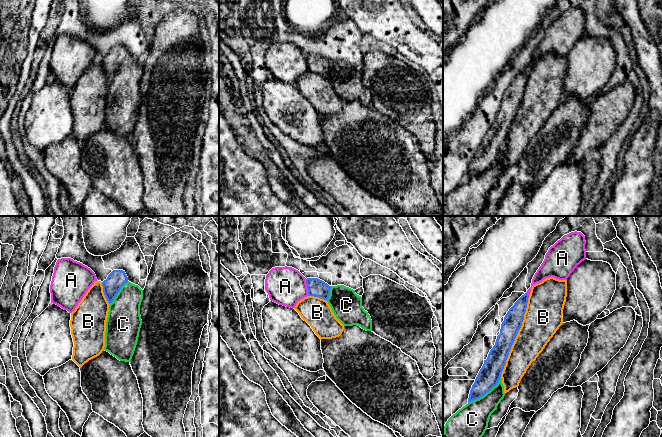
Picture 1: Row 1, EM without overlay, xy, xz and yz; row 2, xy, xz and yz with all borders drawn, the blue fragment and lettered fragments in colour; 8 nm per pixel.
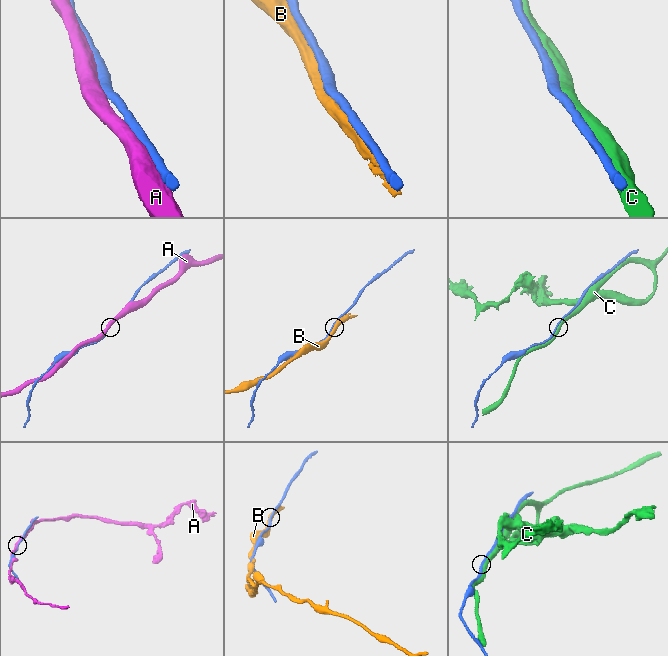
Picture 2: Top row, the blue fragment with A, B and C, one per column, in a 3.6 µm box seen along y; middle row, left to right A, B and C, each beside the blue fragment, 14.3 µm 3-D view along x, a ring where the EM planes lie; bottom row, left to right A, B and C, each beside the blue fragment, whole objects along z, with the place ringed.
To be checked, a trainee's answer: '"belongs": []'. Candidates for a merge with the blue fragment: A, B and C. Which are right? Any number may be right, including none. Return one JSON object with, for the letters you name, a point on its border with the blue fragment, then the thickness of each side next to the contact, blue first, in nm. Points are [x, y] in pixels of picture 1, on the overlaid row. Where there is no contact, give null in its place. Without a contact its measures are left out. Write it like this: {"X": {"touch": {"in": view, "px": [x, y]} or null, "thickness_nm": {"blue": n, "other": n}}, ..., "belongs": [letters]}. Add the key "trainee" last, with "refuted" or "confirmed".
{"belongs": [], "trainee": "confirmed"}

